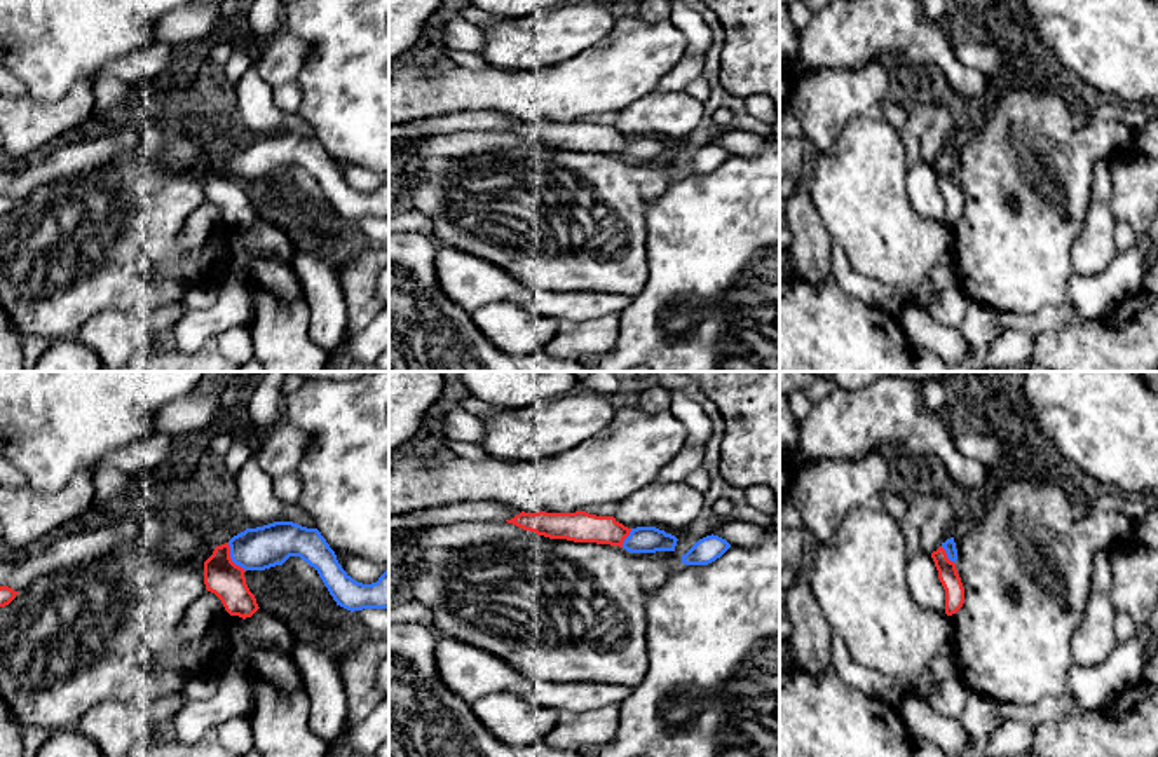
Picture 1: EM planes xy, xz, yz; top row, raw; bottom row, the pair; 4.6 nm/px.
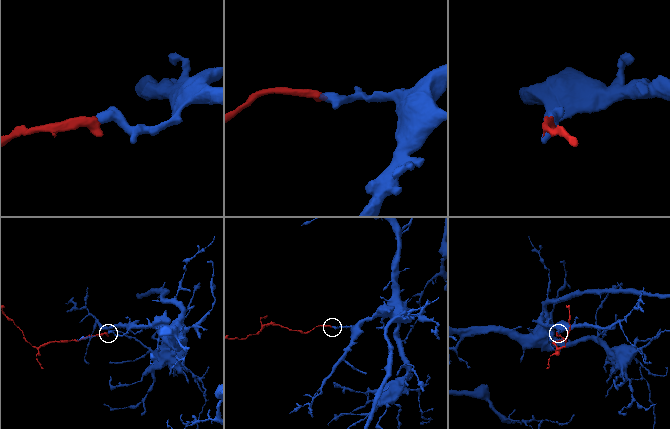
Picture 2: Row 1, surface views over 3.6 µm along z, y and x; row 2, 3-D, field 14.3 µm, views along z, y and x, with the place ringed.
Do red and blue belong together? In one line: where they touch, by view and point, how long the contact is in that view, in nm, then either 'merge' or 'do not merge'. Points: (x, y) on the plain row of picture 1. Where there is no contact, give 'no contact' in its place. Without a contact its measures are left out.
xy (231, 168) | 160 nm | merge

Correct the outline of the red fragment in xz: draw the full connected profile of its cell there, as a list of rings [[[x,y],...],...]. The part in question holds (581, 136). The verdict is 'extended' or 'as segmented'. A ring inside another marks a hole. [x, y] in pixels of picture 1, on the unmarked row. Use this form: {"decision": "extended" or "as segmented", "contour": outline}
{"decision": "extended", "contour": [[[586,120],[576,122],[525,122],[506,129],[523,140],[549,148],[574,152],[596,152],[624,157],[630,162],[675,160],[677,147],[656,136],[628,138],[614,126],[596,126]]]}

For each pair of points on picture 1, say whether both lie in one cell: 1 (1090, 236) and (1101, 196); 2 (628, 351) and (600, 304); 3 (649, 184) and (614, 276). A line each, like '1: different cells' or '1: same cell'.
1: same cell
2: different cells
3: same cell

